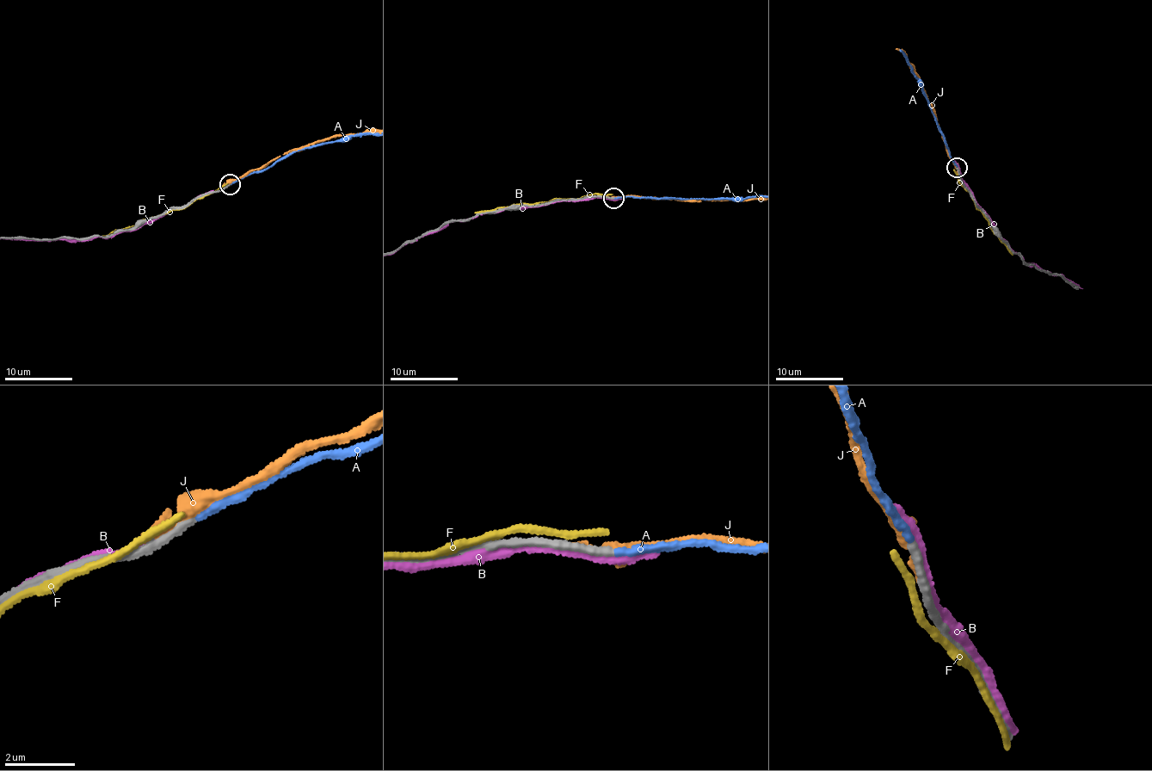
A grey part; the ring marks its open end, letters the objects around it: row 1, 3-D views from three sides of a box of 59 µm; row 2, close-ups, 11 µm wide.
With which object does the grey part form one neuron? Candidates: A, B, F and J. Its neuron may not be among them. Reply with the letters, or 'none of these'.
A

